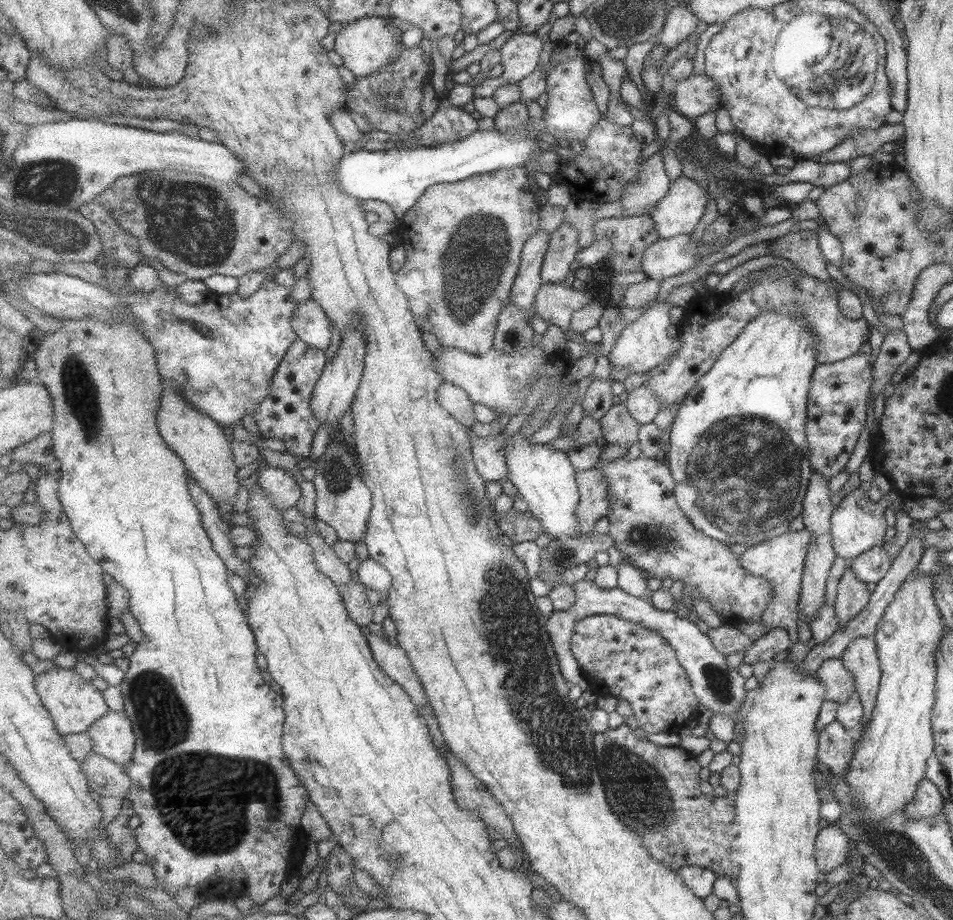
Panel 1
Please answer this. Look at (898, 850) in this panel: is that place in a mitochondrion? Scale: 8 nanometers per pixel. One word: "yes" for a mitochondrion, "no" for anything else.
yes

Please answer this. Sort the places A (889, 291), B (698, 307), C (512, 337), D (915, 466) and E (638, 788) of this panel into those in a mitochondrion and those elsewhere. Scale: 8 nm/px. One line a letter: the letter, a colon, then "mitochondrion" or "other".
A: mitochondrion
B: other
C: mitochondrion
D: other
E: mitochondrion

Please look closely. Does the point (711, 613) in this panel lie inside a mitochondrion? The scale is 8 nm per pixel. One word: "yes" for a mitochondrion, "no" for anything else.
no

